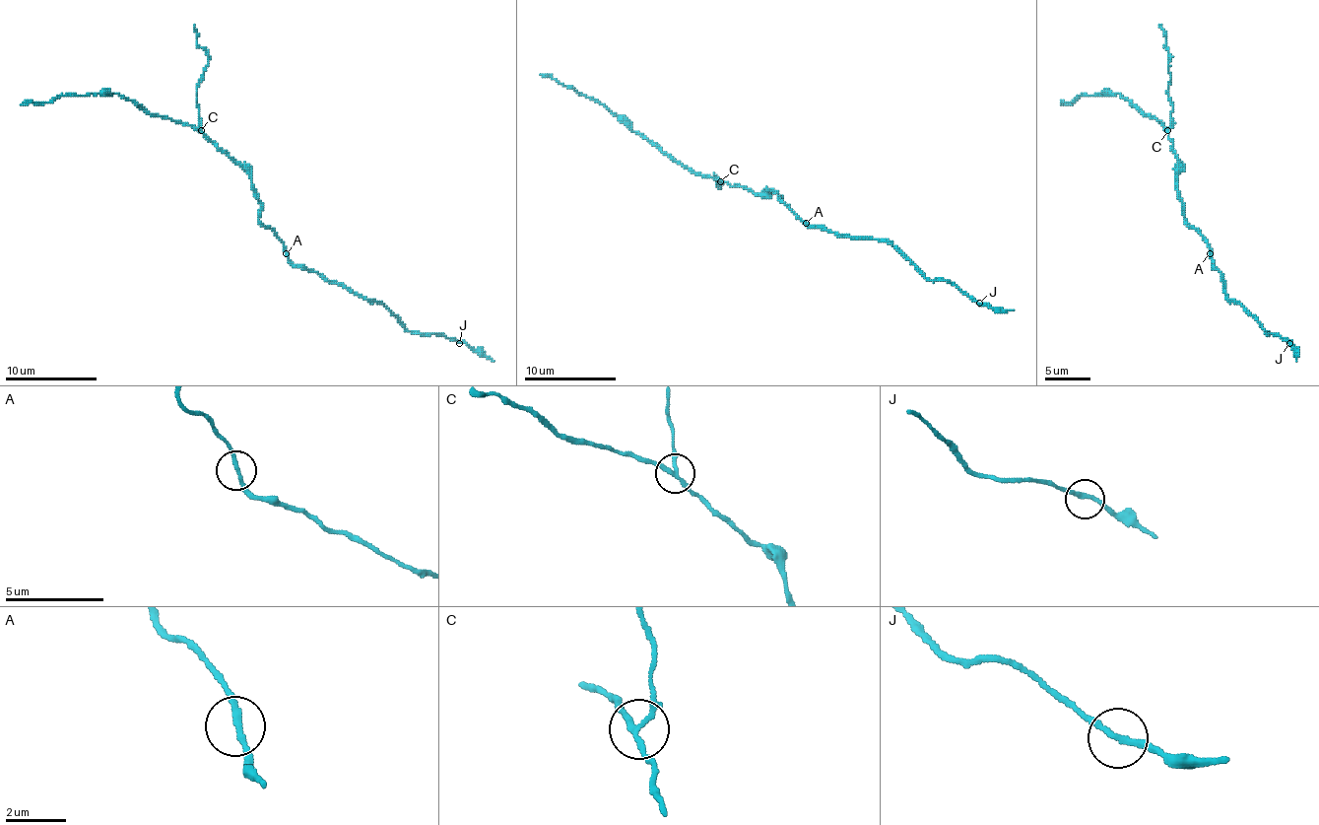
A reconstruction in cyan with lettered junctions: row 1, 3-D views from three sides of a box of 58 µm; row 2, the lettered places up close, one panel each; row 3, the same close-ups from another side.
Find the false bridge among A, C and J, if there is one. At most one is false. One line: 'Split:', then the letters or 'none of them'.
Split: C

